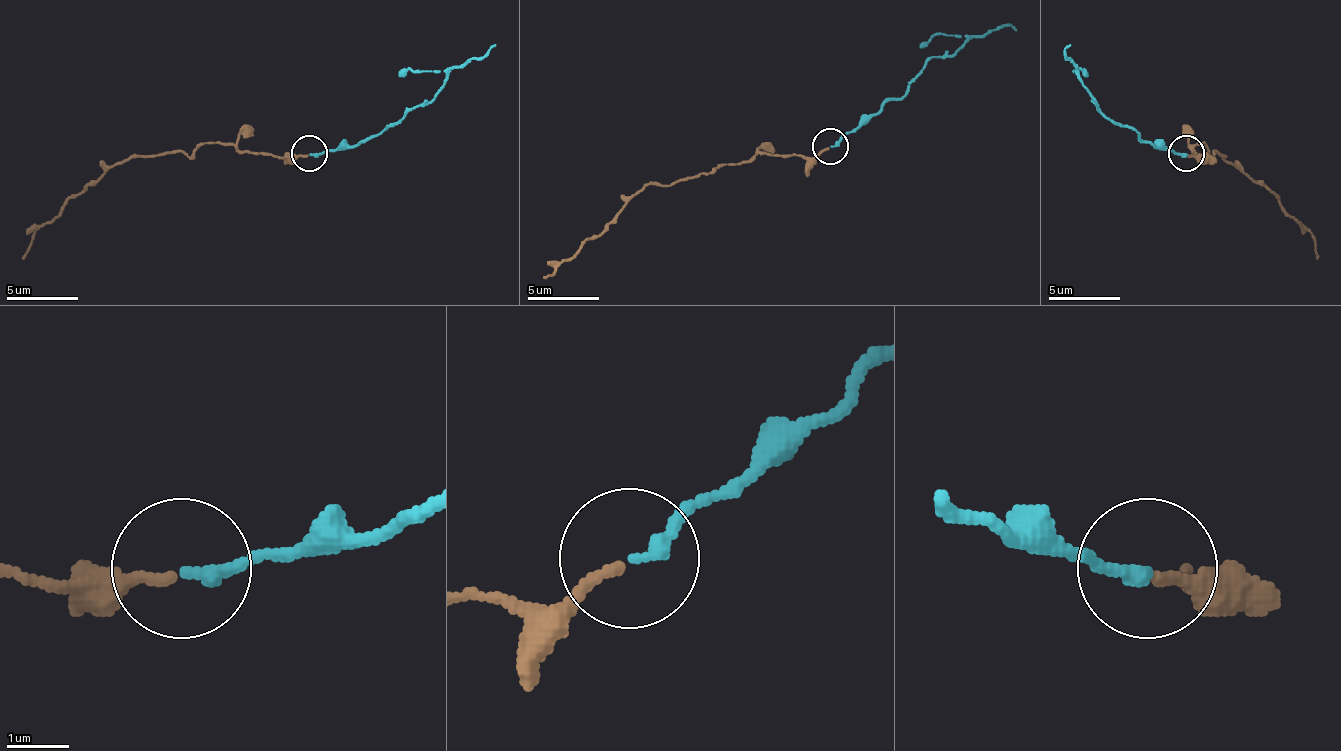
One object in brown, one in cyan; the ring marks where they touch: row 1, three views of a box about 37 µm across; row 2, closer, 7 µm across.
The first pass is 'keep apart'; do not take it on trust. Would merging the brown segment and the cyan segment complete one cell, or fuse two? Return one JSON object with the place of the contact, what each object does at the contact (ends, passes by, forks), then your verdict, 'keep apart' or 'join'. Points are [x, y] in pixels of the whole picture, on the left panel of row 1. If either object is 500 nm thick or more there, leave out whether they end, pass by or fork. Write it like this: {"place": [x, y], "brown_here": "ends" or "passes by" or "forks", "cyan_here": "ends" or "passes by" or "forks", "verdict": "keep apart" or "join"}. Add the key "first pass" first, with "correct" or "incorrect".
{"first pass": "incorrect", "place": [309, 153], "brown_here": "ends", "cyan_here": "ends", "verdict": "join"}

